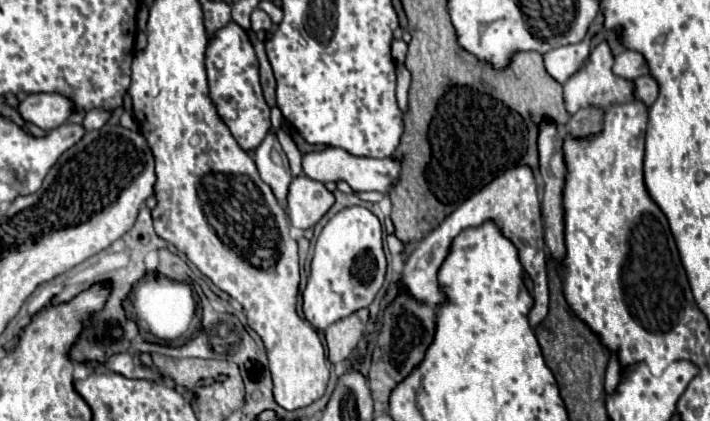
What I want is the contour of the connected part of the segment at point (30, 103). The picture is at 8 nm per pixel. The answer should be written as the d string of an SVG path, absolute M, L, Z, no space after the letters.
M59 93L27 95L19 105L19 115L25 121L35 123L43 131L63 125L73 111L75 111L73 101Z

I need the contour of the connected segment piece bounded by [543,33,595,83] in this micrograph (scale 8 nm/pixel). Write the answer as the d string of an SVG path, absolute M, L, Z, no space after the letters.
M589 33L587 39L583 43L575 43L575 45L565 45L565 47L559 47L559 49L553 49L549 53L545 53L545 69L547 73L559 81L559 83L565 83L581 65L583 61L587 59L589 51L591 51L591 45L589 45L589 37L593 37L595 33Z

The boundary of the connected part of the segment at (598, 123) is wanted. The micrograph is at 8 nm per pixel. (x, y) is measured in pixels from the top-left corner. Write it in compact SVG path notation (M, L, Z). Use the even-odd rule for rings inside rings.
M593 107L577 111L567 123L567 131L575 137L589 137L591 133L599 133L601 127L603 127L603 111Z

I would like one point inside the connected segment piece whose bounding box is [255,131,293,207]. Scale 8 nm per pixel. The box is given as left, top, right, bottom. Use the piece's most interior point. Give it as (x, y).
(272, 163)

